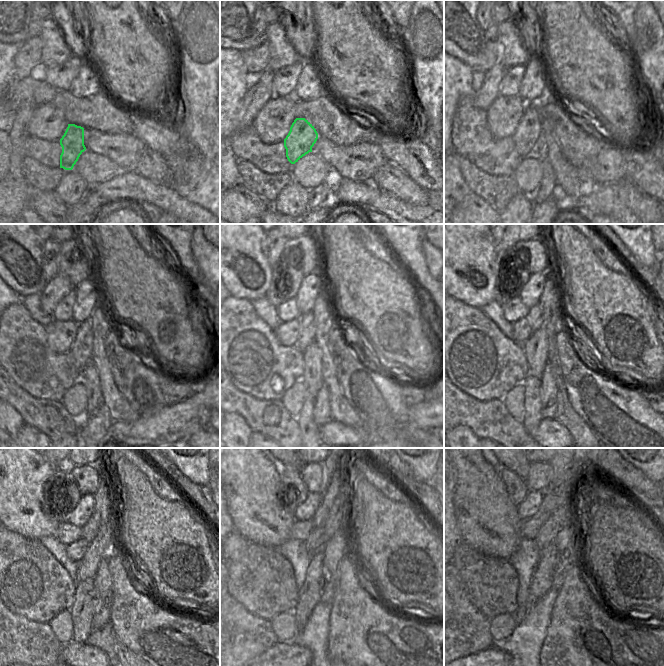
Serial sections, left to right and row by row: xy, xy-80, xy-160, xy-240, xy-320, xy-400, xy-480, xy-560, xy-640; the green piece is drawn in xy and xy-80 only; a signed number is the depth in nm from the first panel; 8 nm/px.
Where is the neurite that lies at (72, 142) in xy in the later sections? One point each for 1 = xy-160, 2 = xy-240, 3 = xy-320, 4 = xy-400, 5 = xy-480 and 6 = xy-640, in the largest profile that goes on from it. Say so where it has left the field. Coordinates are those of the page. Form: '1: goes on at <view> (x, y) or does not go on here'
1: goes on at xy-160 (527, 136)
2: goes on at xy-240 (81, 349)
3: goes on at xy-320 (307, 336)
4: goes on at xy-400 (535, 316)
5: goes on at xy-480 (89, 531)
6: goes on at xy-640 (548, 505)

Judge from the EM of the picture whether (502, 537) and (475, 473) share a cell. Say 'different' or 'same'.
same

